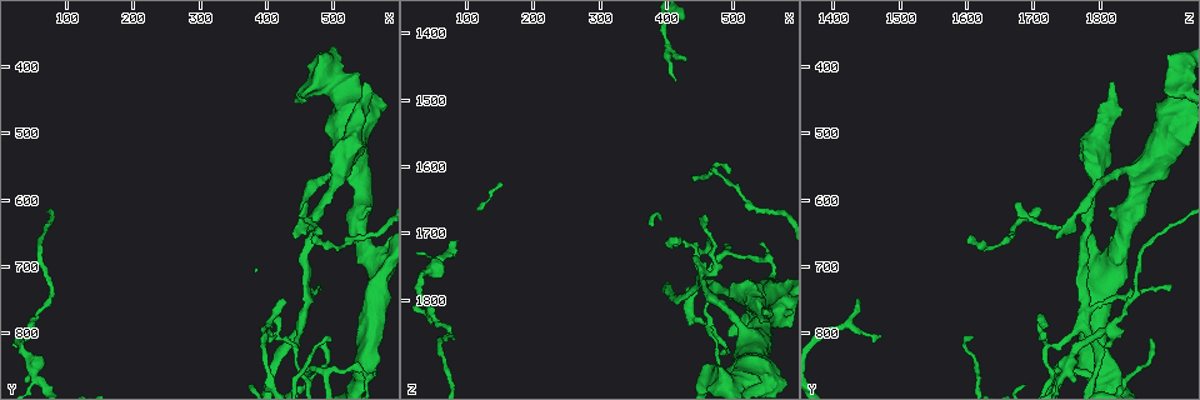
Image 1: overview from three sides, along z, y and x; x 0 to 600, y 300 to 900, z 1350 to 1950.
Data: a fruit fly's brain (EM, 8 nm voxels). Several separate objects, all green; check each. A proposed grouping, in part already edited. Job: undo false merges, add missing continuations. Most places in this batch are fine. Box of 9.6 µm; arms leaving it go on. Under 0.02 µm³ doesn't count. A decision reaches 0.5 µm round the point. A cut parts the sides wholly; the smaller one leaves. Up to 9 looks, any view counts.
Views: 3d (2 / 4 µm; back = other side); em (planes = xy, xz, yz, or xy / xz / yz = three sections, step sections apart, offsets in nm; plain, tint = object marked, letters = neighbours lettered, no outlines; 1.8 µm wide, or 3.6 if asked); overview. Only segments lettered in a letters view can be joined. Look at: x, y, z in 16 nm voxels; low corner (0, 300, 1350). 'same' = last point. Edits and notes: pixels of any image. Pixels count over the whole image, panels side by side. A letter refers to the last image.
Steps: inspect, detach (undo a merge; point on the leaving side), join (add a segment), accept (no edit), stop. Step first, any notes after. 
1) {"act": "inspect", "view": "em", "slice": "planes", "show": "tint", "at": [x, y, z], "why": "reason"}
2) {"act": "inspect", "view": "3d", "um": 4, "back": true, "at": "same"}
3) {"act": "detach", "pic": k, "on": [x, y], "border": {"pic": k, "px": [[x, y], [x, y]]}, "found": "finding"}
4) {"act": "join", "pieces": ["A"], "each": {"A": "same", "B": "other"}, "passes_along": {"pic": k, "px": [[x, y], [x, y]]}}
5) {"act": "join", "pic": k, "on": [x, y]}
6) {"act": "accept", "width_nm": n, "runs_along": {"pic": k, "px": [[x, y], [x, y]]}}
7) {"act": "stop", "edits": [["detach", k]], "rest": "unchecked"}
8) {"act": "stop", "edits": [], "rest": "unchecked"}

{"act": "inspect", "view": "em", "slice": "xz", "step": 16, "show": "letters", "at": [430, 750, 1435]}

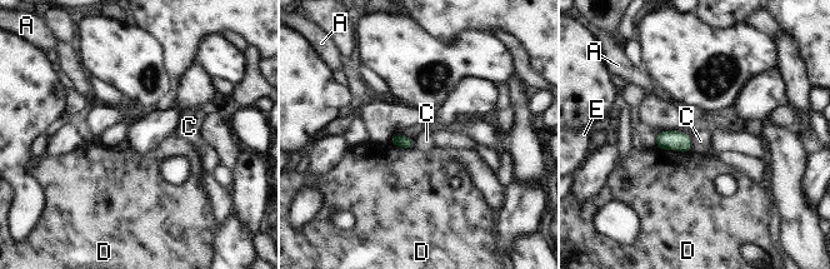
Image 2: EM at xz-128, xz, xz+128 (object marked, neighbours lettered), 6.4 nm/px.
{"act": "inspect", "view": "em", "slice": "planes", "show": "letters", "at": "same", "why": "another direction"}

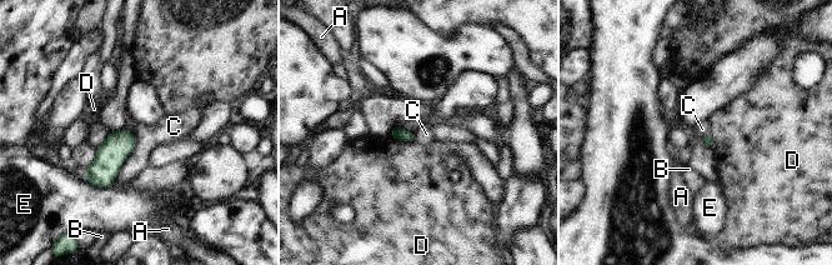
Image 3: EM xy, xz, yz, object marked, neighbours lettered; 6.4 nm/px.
{"act": "accept", "each": {"A": "other", "B": "other", "C": "other", "D": "other", "E": "other"}, "border": {"pic": 3, "px": [[135, 134], [135, 146], [113, 184]]}, "found": "no lettered segment goes on from it"}

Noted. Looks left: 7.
{"act": "inspect", "view": "em", "slice": "planes", "show": "letters", "at": [450, 790, 1770], "why": "arms part here"}

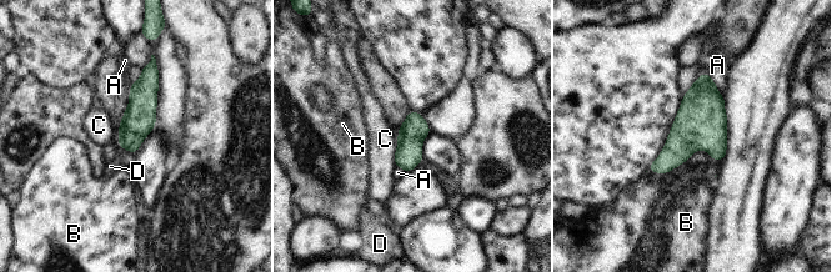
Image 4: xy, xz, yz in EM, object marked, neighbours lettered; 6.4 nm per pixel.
{"act": "accept", "each": {"A": "other", "B": "other", "C": "other", "D": "other"}, "runs_along": {"pic": 4, "px": [[153, 64], [131, 149]]}, "found": "all the same neuron"}

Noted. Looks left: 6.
{"act": "inspect", "view": "em", "um": 3.6, "slice": "planes", "show": "letters", "at": [560, 690, 1825], "why": "arms part here"}

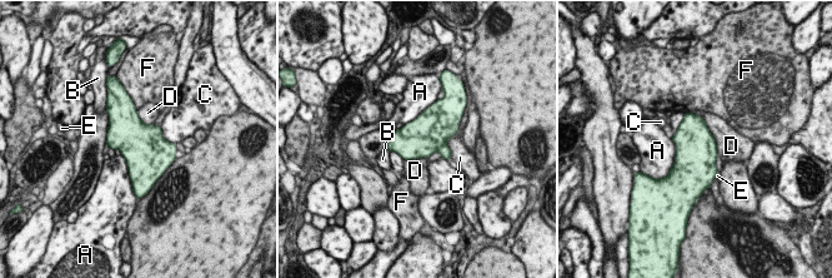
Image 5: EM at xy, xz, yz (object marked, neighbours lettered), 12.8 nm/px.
{"act": "accept", "each": {"A": "other", "B": "other", "C": "other", "D": "other", "E": "other", "F": "other"}, "border": {"pic": 5, "px": [[688, 112], [705, 122], [717, 157]]}, "found": "all the same neuron"}

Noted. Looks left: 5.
{"act": "inspect", "view": "em", "slice": "planes", "show": "letters", "at": [470, 625, 1780], "why": "four or more arms meet"}

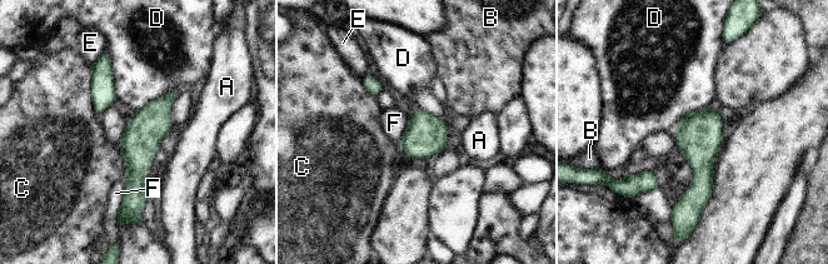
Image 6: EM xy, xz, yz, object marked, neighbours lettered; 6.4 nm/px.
{"act": "accept", "each": {"A": "other", "B": "other", "C": "other", "D": "other", "E": "other", "F": "other"}, "border": {"pic": 6, "px": [[124, 175], [124, 195], [115, 217]]}, "found": "continuous, no second neuron"}

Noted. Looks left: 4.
{"act": "stop", "edits": [], "rest": "unchecked"}

